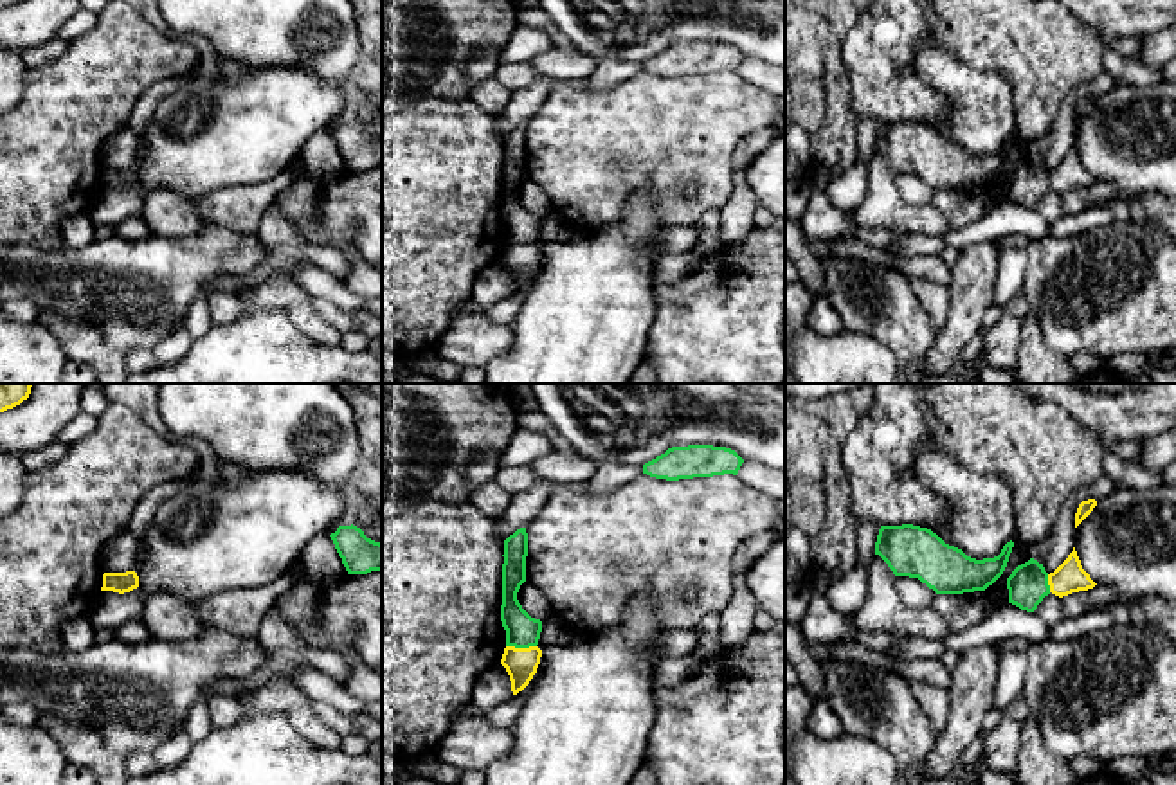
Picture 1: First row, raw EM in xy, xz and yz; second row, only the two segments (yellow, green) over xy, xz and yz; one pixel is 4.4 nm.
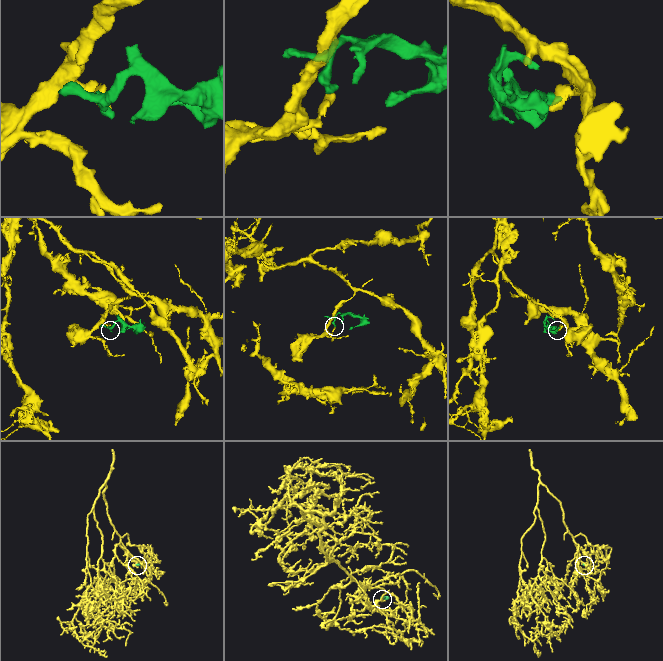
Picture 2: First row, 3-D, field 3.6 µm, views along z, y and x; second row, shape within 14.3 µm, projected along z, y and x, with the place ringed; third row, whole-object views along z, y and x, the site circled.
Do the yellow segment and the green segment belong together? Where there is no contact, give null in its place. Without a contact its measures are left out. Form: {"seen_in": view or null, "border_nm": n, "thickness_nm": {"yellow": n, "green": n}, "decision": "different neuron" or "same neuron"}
{"seen_in": "xz", "border_nm": 140, "thickness_nm": {"yellow": 140, "green": 150}, "decision": "different neuron"}

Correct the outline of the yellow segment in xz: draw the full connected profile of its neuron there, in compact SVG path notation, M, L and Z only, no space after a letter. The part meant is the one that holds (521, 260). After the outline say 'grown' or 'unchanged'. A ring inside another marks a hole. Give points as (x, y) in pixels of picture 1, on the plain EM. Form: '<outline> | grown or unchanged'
M506 243L504 245L501 261L506 265L510 272L513 292L522 288L529 281L529 277L537 270L540 254L542 254L542 247L538 243L529 243L529 245Z | unchanged

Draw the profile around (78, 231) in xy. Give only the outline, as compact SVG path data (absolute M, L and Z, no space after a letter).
M86 212L72 214L61 221L63 247L83 248L94 239L94 229L90 216Z

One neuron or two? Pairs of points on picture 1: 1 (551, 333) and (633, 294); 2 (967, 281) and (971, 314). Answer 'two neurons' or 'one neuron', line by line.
1: one neuron
2: one neuron

